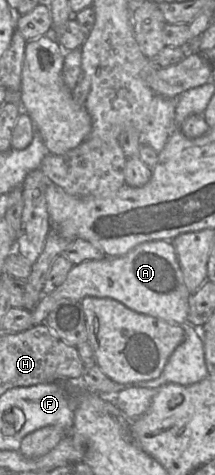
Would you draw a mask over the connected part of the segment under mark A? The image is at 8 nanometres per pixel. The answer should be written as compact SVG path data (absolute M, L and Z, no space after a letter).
M155 240L141 243L123 256L87 260L74 265L64 282L50 294L43 295L30 312L34 326L44 323L61 300L80 301L87 296L108 297L138 313L182 325L187 322L191 295L185 285L172 240Z

